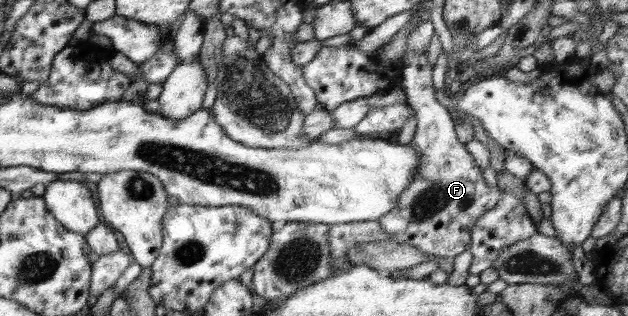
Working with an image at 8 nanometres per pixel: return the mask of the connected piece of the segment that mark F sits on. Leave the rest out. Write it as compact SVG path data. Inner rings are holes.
M410 52L403 59L399 83L403 87L406 104L414 110L417 128L411 147L421 155L421 164L417 167L418 175L399 195L397 206L379 219L381 228L396 242L413 245L422 253L453 258L469 249L471 229L479 217L490 211L501 198L498 187L490 187L482 176L483 170L474 156L468 151L455 132L455 118L444 105L437 101L437 89L433 86L433 66L428 62L427 52Z

